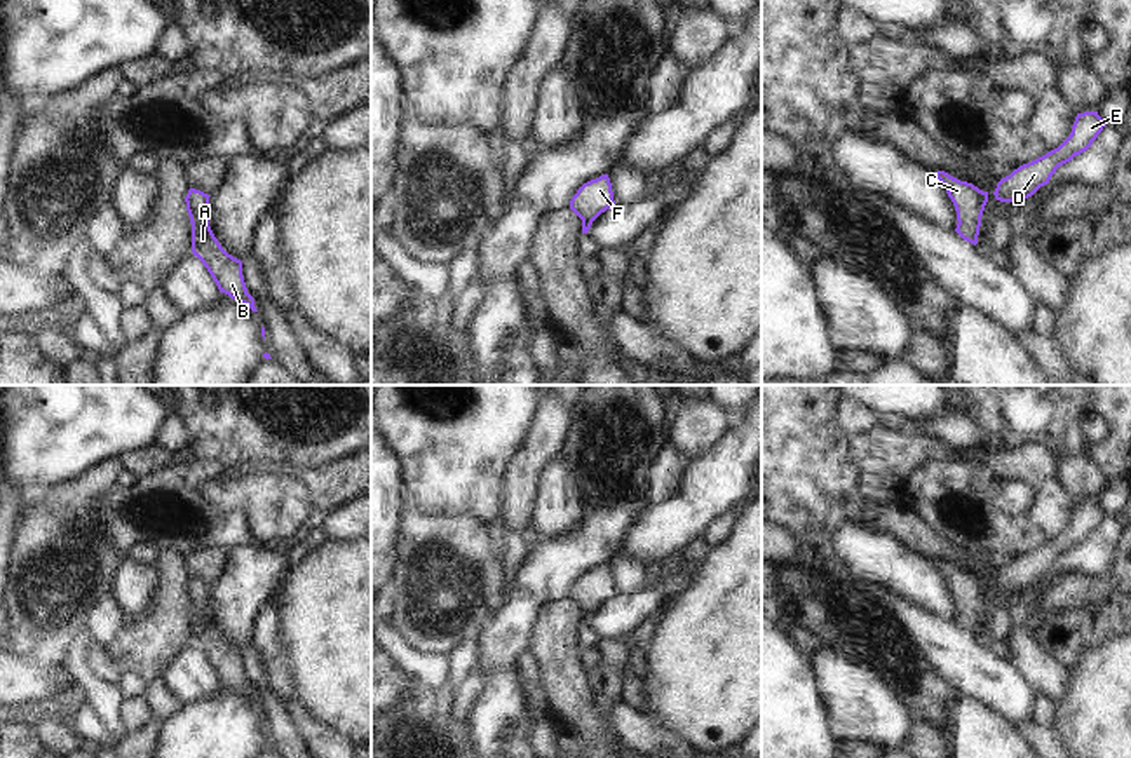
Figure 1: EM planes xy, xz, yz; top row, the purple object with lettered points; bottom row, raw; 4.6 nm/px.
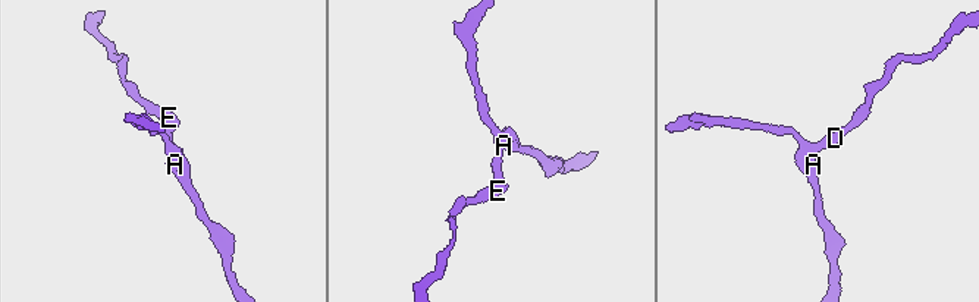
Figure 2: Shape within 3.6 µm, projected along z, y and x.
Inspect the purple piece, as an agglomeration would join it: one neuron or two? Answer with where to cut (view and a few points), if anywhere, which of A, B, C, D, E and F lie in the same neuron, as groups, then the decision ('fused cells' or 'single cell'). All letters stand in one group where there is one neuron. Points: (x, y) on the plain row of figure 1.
no cut; A B C D E F; single cell

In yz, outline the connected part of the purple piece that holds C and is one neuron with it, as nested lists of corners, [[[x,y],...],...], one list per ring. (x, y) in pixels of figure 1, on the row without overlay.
[[[938,561],[936,568],[946,579],[957,601],[955,622],[967,633],[978,634],[981,606],[988,592],[988,582],[979,580],[972,573],[960,572],[945,561]]]

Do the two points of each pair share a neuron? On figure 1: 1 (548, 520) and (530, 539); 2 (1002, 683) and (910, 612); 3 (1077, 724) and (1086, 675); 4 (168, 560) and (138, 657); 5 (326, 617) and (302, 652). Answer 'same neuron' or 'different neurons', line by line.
1: different neurons
2: same neuron
3: same neuron
4: same neuron
5: same neuron

